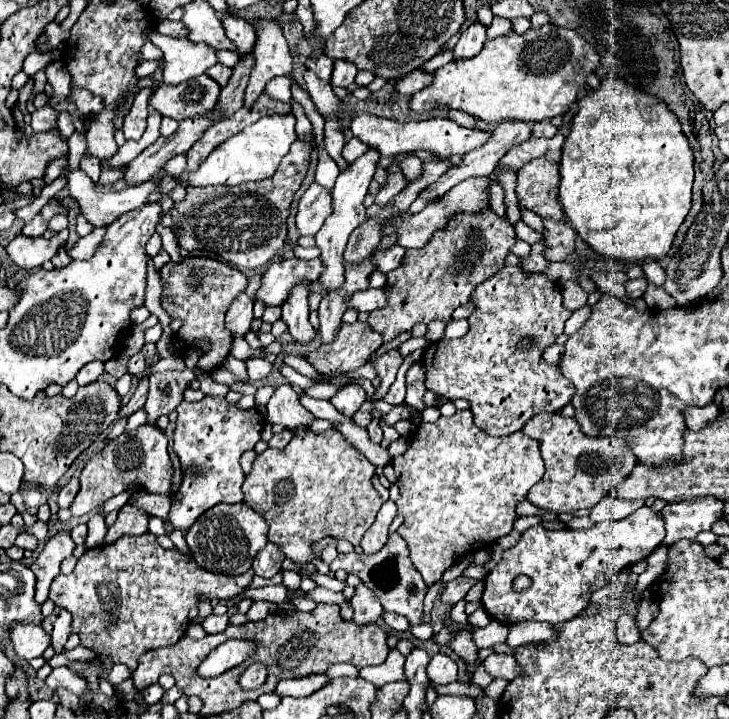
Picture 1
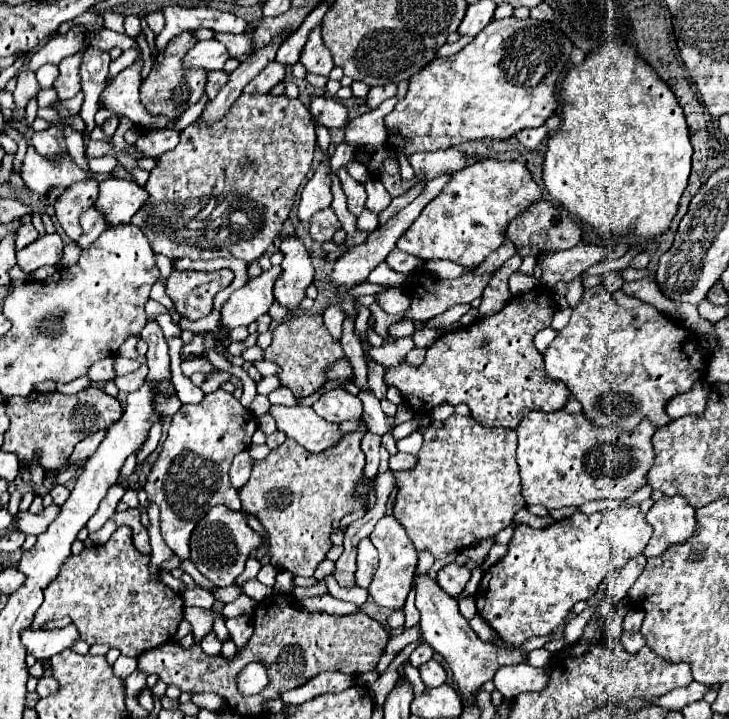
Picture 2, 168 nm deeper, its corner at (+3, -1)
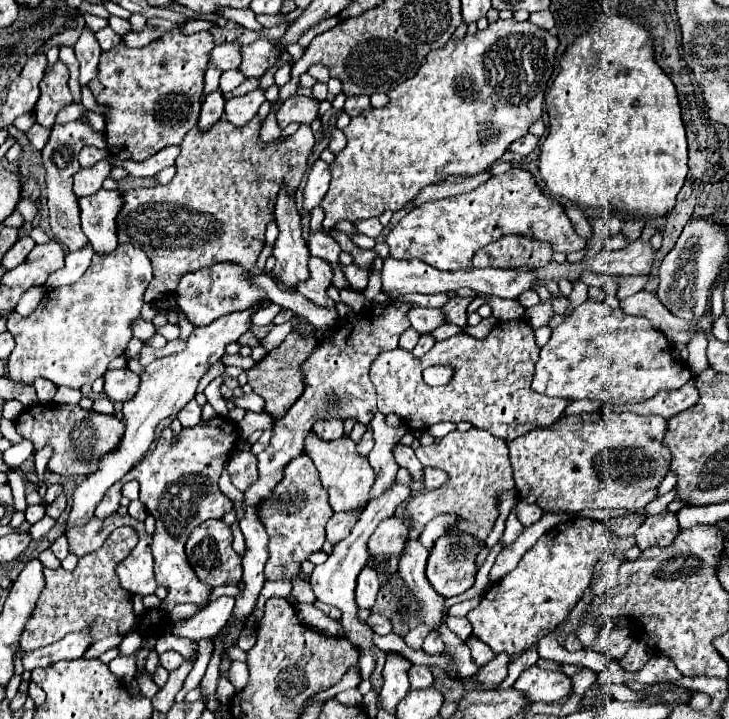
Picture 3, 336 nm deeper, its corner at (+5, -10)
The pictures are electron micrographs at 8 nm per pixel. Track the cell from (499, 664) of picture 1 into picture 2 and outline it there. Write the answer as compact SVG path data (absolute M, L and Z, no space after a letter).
M527 663L521 665L507 665L503 669L499 669L493 677L495 689L505 697L505 699L513 699L519 693L525 691L541 691L547 687L549 681L549 669L537 669L531 667Z

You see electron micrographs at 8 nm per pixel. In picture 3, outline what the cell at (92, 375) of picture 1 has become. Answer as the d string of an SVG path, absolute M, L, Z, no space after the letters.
M129 368L107 370L103 374L103 380L105 380L105 394L113 402L129 400L137 392L137 386L139 386L139 376L135 372L131 372Z

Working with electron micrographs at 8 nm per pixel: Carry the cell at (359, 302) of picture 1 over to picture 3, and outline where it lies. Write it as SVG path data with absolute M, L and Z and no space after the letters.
M411 308L407 318L419 334L427 334L445 322L445 318L441 318L441 308Z

